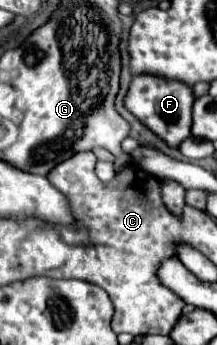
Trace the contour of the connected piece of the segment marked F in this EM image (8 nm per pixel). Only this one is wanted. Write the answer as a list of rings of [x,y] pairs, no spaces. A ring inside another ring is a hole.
[[[133,76],[131,86],[123,98],[123,106],[153,134],[157,134],[167,146],[177,148],[185,138],[191,136],[191,104],[193,92],[181,82],[165,82],[155,76]]]

